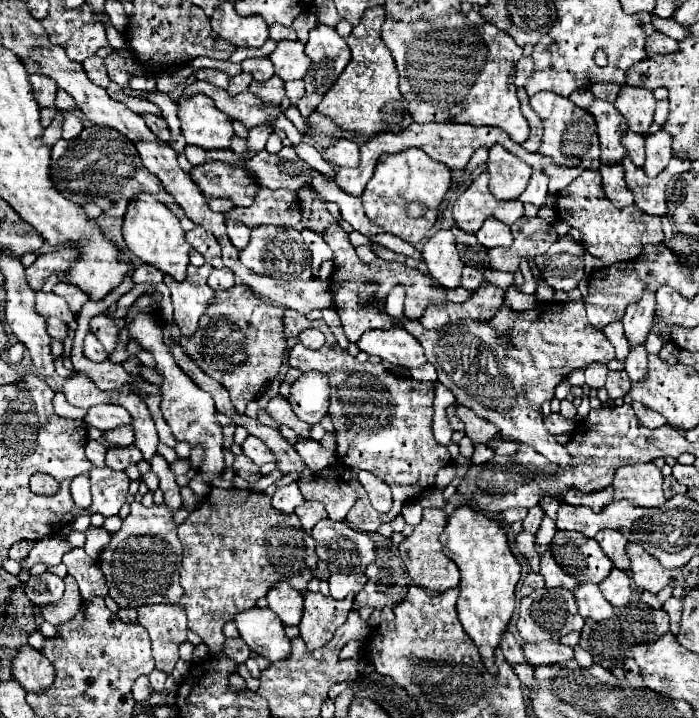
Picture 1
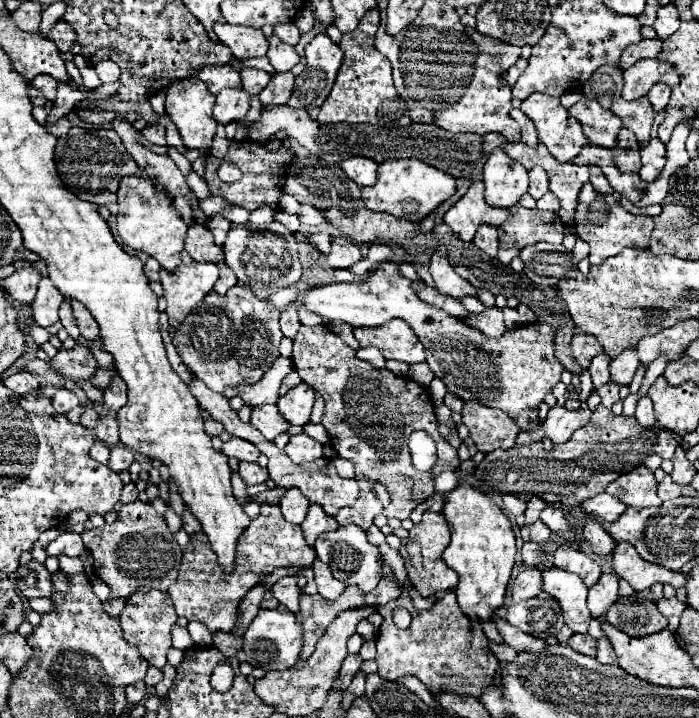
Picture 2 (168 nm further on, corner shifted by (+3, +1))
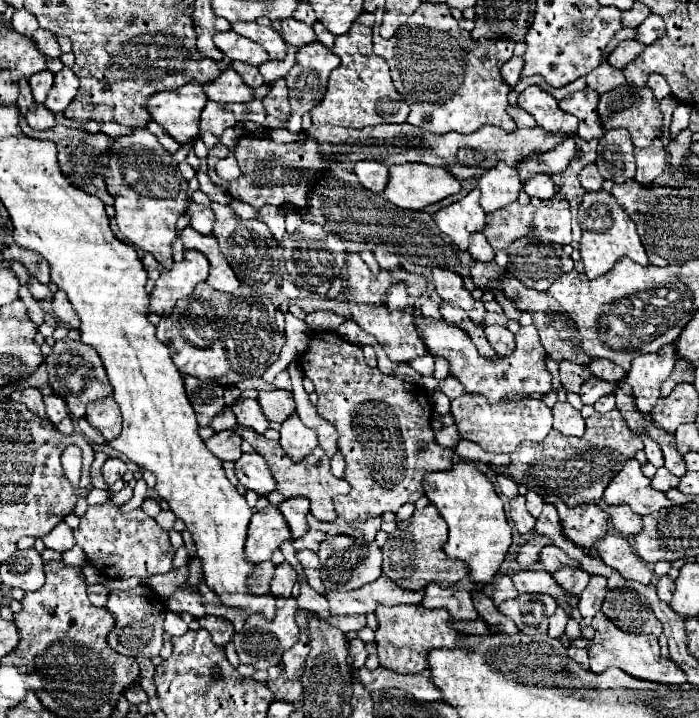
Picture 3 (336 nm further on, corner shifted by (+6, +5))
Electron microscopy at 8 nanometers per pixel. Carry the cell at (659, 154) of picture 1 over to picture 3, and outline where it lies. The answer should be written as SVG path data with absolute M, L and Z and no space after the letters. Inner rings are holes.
M654 139L644 149L636 149L634 157L636 157L636 167L638 167L634 179L642 185L652 183L666 169L666 163L668 163L668 153L660 139Z

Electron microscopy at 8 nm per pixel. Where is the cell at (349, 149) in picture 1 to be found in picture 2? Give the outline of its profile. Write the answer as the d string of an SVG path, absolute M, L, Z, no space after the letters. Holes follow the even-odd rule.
M347 157L339 165L343 165L347 177L361 187L373 185L377 181L377 163L367 157Z

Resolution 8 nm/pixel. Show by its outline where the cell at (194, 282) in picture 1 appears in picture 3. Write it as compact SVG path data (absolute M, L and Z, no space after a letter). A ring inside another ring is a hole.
M186 249L184 261L174 263L172 269L164 269L150 293L148 313L158 313L162 317L172 313L178 299L192 295L194 287L208 277L208 259L200 251Z

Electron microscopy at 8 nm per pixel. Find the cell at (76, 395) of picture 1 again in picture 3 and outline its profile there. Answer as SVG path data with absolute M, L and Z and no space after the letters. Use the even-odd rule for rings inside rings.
M48 395L44 397L44 405L46 405L46 413L48 413L48 419L58 425L64 417L68 417L68 409L64 407L64 401L56 395Z

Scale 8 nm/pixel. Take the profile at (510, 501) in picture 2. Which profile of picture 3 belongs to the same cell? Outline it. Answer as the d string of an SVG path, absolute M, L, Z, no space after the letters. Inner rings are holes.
M504 473L498 475L498 488L500 493L502 493L504 497L508 497L508 499L512 499L512 497L518 495L518 485L516 485L516 481L512 481L512 477L508 477L508 475L504 475Z

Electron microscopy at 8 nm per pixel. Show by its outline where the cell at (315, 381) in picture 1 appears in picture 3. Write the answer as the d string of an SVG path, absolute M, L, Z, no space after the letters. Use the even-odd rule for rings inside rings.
M282 389L258 391L256 399L264 411L264 417L268 417L268 421L282 423L294 411L294 397L290 391L282 391Z

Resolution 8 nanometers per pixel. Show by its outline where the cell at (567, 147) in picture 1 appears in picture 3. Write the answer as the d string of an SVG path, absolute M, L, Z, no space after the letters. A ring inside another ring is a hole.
M530 85L518 95L518 107L528 111L548 133L574 133L578 129L576 117L564 113L558 101L538 85Z

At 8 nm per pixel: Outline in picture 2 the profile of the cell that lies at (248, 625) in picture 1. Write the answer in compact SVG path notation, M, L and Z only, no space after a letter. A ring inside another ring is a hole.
M279 605L277 609L261 609L259 615L251 621L247 631L243 633L243 651L247 655L247 661L253 667L263 667L265 671L269 669L287 669L295 665L303 639L301 639L301 627L295 621L295 615Z

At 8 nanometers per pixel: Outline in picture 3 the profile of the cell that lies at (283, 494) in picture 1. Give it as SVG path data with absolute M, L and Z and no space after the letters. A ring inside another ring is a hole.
M294 497L294 499L288 499L288 501L280 503L278 509L282 511L282 515L284 515L284 519L286 519L288 527L290 527L292 541L294 539L300 539L308 531L308 523L306 523L306 515L310 511L308 499Z

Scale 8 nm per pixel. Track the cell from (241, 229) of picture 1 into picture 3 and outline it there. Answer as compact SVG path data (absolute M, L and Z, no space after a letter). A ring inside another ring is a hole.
M190 201L188 209L186 209L186 215L190 217L190 227L192 229L196 229L202 235L210 235L212 225L214 225L214 213L208 205L200 205L200 203Z

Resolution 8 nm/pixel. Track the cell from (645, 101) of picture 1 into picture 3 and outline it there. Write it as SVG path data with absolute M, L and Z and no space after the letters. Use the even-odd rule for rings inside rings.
M624 83L608 93L602 93L598 103L598 113L600 113L600 123L604 125L604 131L620 129L620 127L630 131L634 147L648 147L650 141L662 135L662 111L648 85L636 87L636 85Z

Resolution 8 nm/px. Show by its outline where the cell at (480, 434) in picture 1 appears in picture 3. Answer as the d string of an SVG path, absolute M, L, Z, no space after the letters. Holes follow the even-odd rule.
M464 393L452 401L454 415L462 439L480 445L490 453L512 453L524 441L542 441L552 429L552 411L540 399L524 399L518 403L490 403L478 393Z

